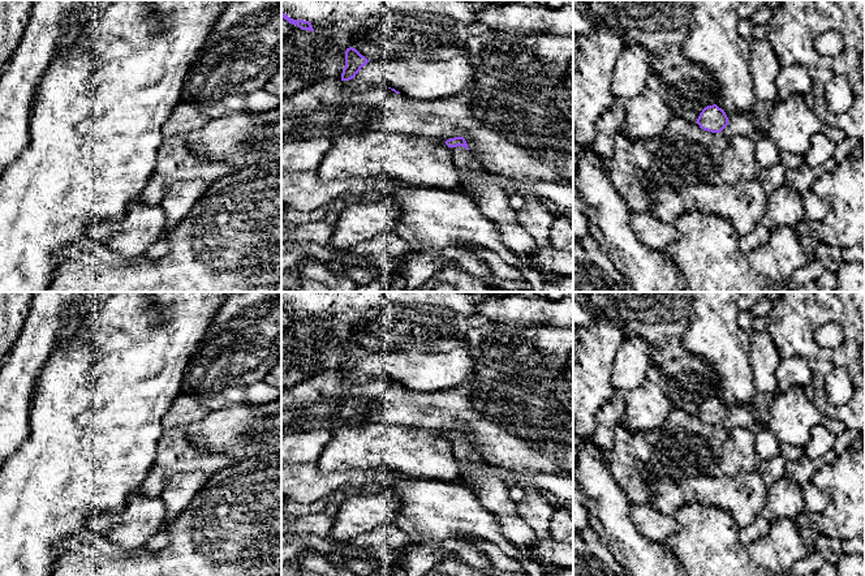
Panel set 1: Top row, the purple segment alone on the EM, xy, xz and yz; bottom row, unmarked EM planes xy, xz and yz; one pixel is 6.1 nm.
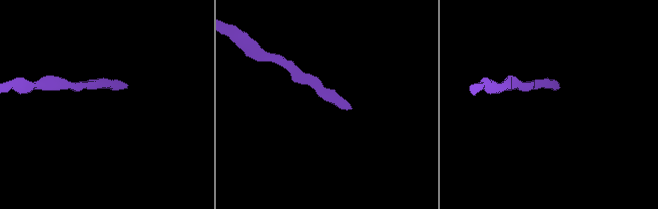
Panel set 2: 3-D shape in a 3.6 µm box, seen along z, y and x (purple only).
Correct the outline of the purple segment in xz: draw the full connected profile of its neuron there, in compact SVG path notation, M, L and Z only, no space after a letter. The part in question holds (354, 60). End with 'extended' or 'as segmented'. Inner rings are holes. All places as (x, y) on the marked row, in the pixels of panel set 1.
M349 47L345 51L345 66L341 73L341 81L349 81L365 66L370 60L362 56L356 48Z; as segmented

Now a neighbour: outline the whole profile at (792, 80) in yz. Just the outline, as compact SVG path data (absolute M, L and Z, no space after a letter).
M801 65L782 68L776 79L778 100L786 100L795 94L805 95L813 90L812 77Z

